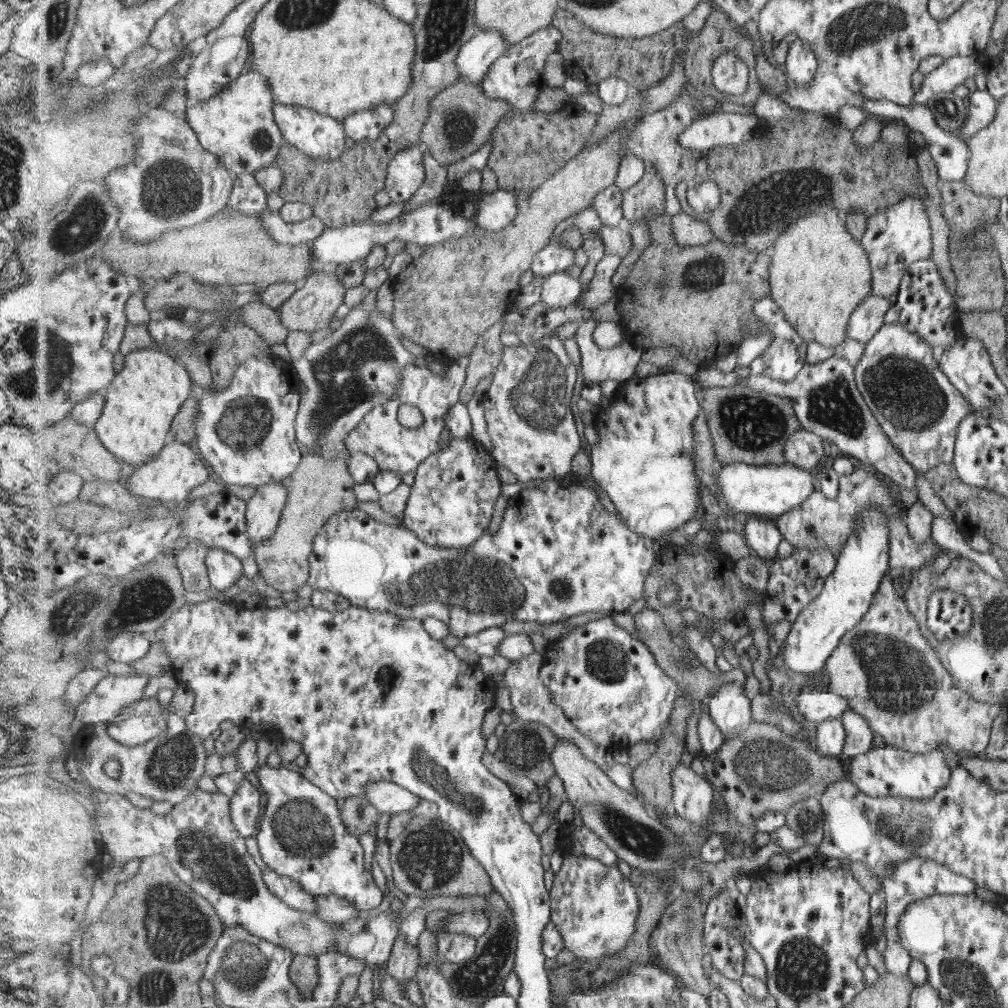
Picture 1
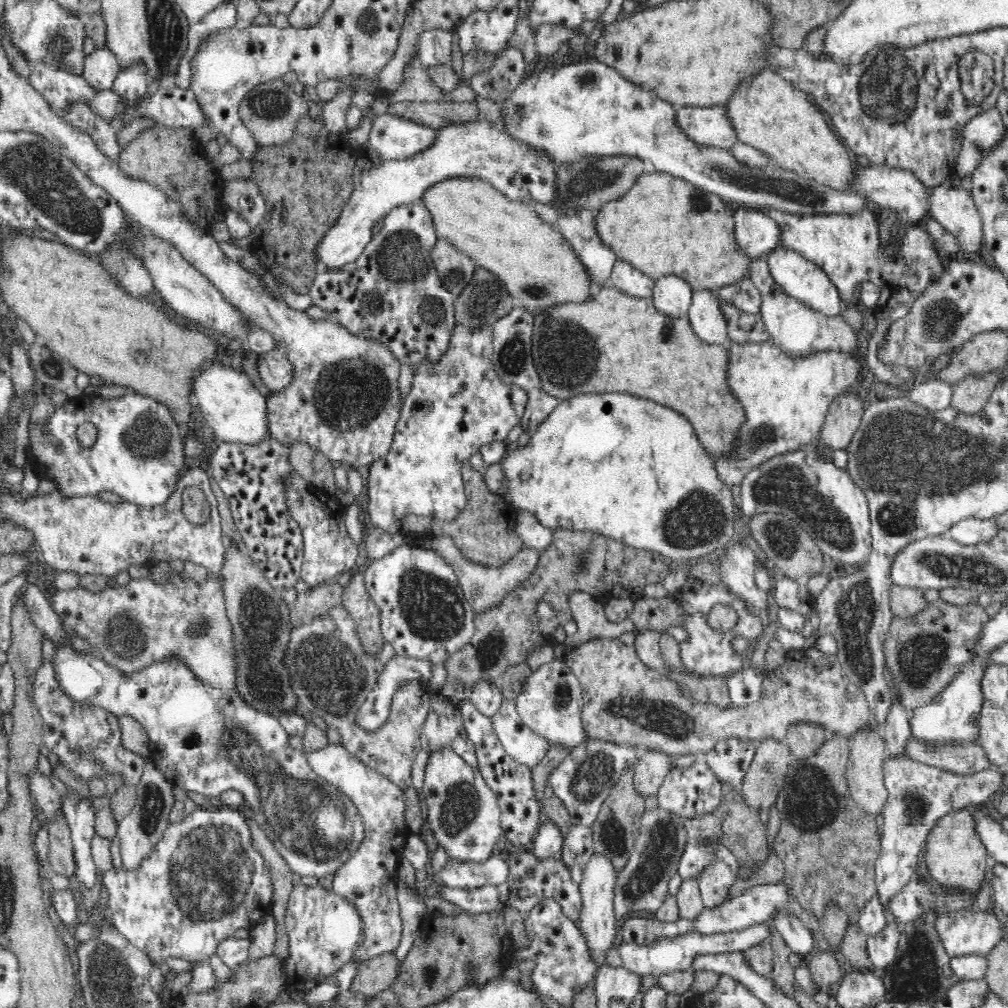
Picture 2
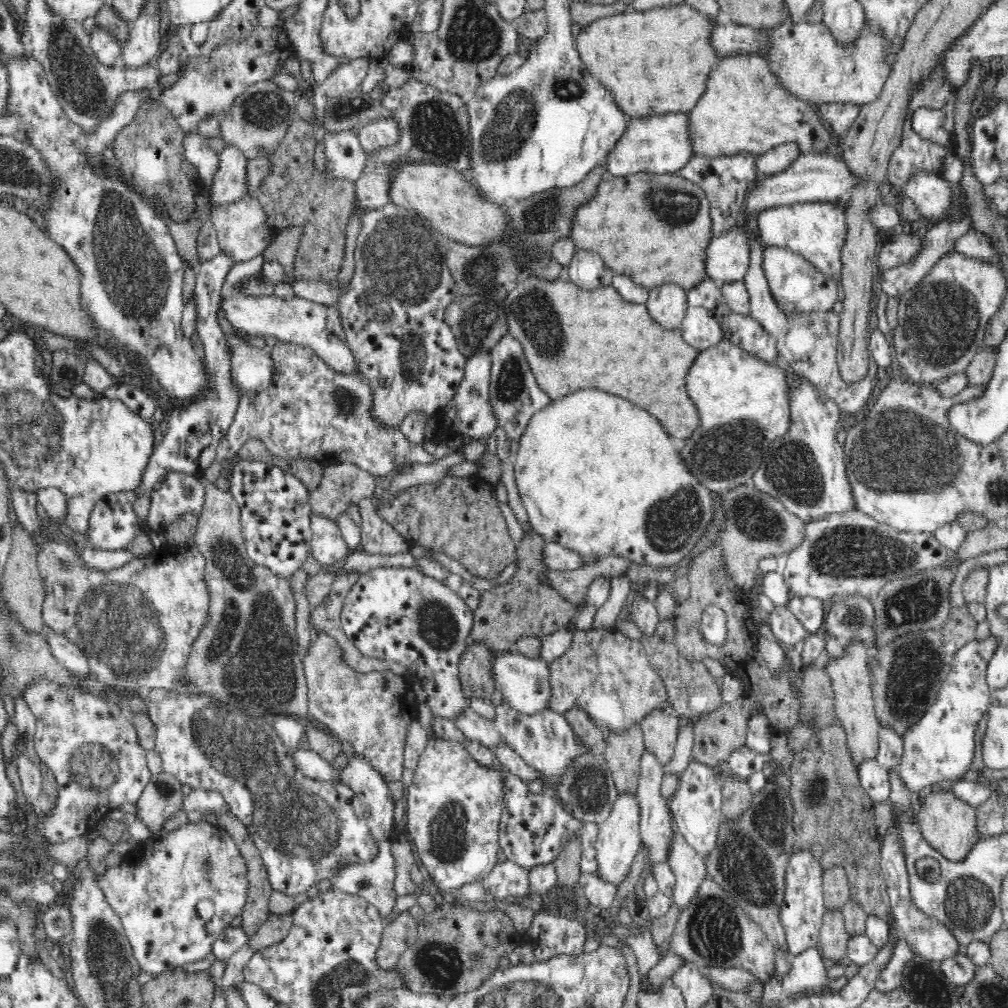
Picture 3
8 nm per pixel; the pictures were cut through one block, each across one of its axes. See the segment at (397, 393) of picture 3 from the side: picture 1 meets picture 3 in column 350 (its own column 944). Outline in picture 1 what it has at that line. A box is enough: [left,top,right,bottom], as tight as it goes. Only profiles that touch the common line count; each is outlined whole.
[887,258,957,353]

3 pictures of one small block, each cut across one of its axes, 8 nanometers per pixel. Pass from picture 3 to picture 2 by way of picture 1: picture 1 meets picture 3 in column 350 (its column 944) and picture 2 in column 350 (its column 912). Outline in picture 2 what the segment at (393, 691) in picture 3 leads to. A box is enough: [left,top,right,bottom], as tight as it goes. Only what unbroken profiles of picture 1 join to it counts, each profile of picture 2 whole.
[286,604,430,790]

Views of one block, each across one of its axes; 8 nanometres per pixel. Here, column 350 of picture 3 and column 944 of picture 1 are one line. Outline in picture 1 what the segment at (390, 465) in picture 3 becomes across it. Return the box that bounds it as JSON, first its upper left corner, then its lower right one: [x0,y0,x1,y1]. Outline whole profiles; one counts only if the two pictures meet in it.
[855,324,976,472]

